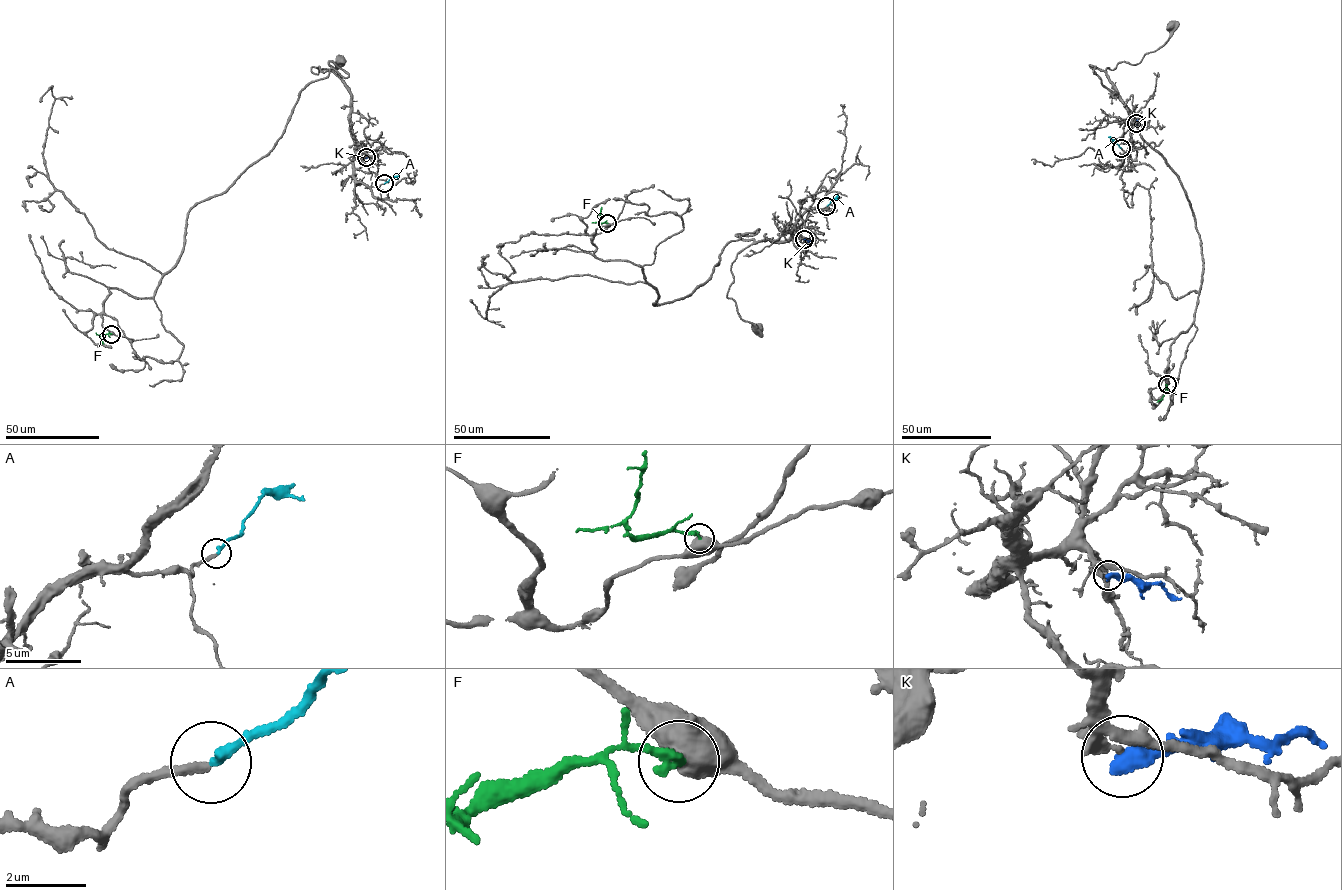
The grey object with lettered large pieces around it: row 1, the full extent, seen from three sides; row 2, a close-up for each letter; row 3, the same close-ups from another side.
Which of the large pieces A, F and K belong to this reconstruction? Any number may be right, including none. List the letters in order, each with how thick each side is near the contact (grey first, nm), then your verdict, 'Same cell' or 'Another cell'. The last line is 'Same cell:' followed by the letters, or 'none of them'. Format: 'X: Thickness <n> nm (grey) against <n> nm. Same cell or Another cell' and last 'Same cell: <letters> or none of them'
A: Thickness 200 nm (grey) against 240 nm. Same cell
F: Thickness 750 nm (grey) against 260 nm. Another cell
K: Thickness 240 nm (grey) against 420 nm. Another cell
Same cell: A

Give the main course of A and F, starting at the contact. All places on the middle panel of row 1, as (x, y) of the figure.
A: (826, 207), (837, 195)
F: (607, 223), (598, 222), (601, 207)

